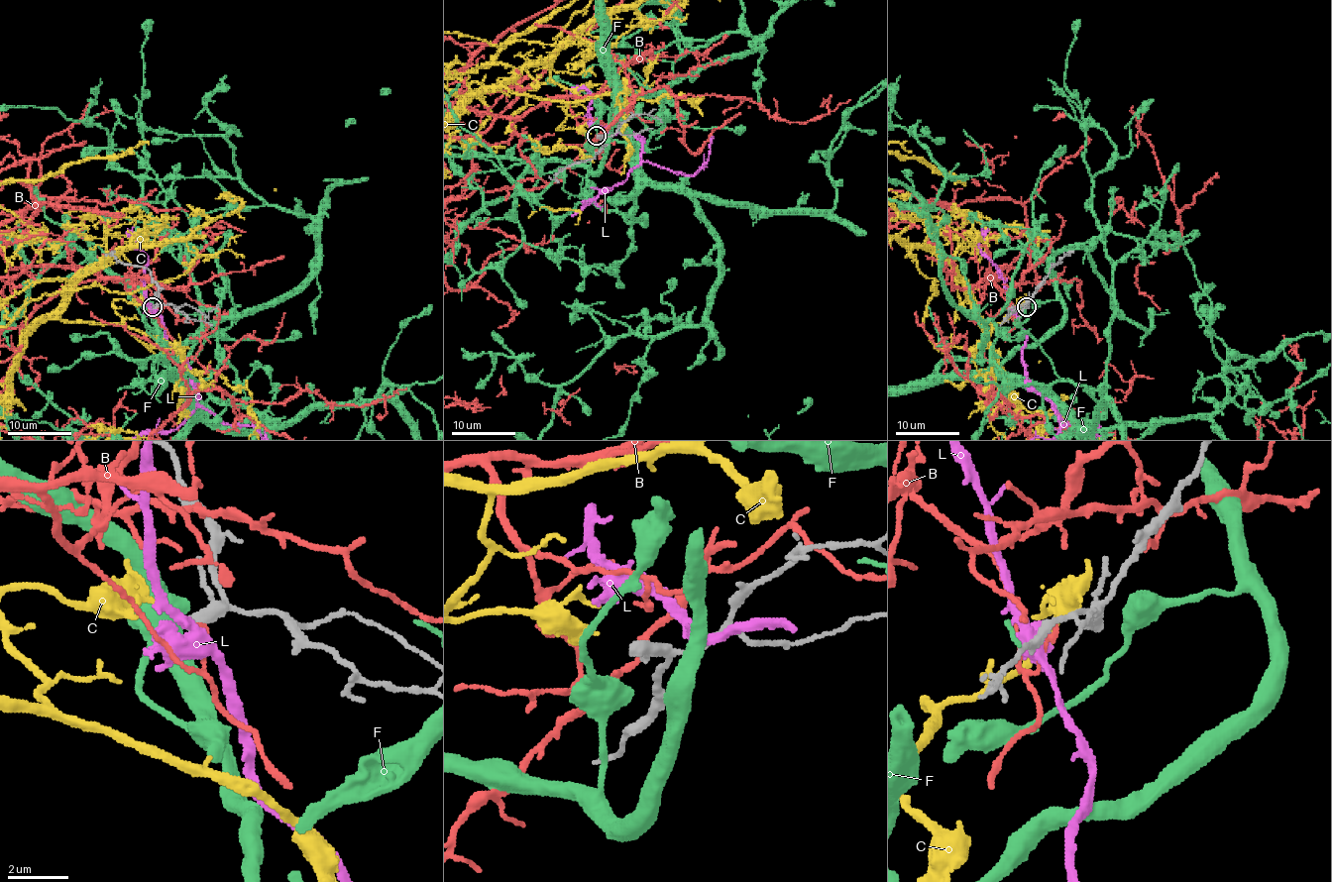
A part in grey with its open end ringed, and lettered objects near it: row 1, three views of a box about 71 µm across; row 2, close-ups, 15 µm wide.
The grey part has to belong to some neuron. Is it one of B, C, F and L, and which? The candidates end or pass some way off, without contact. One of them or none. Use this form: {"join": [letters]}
{"join": []}

